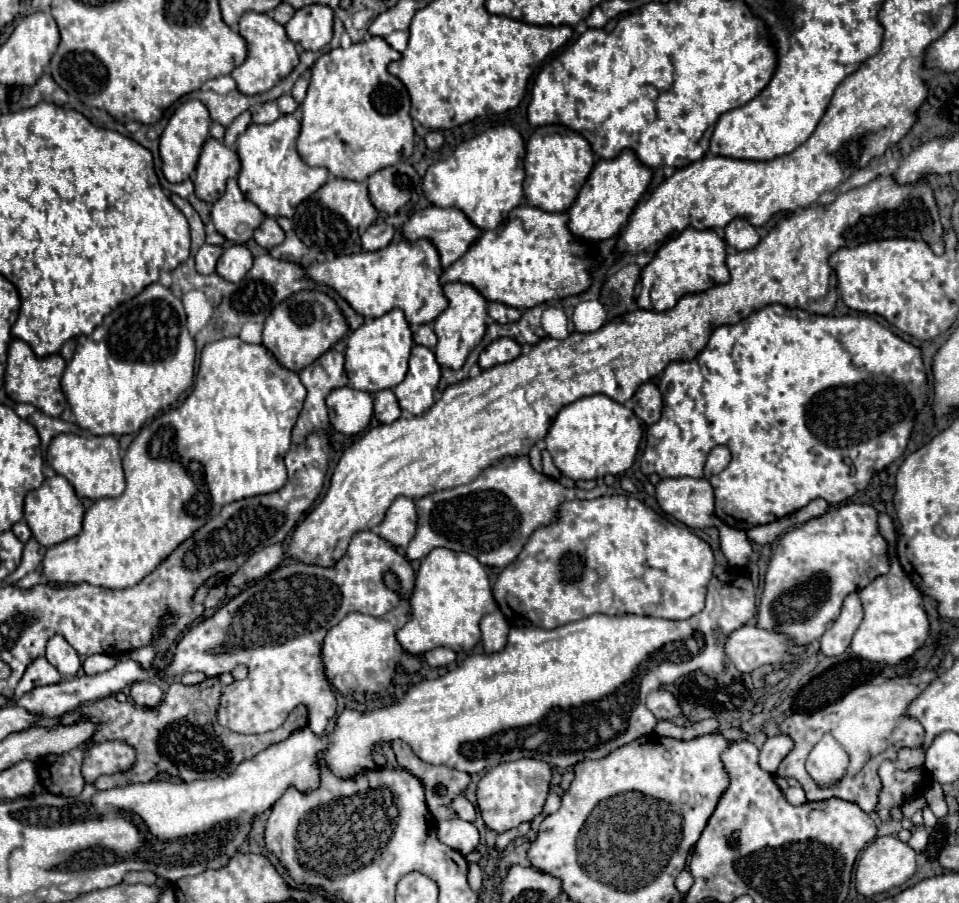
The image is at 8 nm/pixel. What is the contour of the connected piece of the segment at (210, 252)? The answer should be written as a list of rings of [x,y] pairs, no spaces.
[[[204,244],[196,254],[196,270],[200,274],[214,274],[214,268],[216,268],[216,262],[218,262],[220,256],[222,256],[220,246]]]

